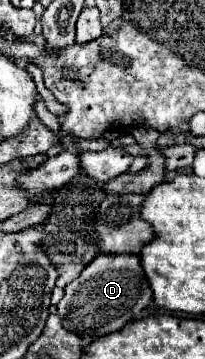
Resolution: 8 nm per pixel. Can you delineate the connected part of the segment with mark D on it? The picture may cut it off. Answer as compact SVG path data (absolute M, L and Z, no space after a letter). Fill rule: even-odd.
M98 255L94 257L68 287L64 289L62 301L56 305L62 325L86 341L100 339L108 333L120 331L130 323L148 303L152 291L140 265L138 255Z

